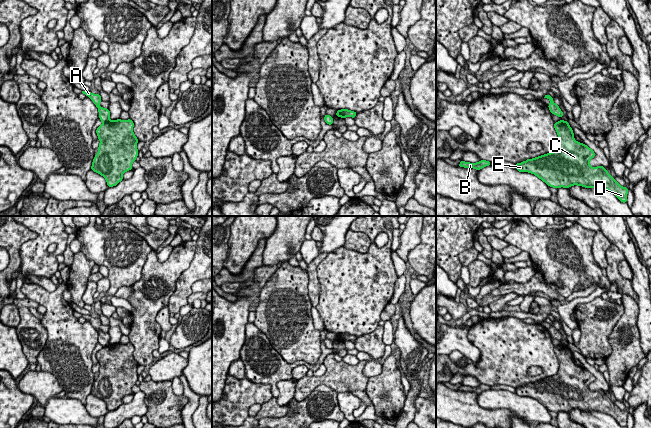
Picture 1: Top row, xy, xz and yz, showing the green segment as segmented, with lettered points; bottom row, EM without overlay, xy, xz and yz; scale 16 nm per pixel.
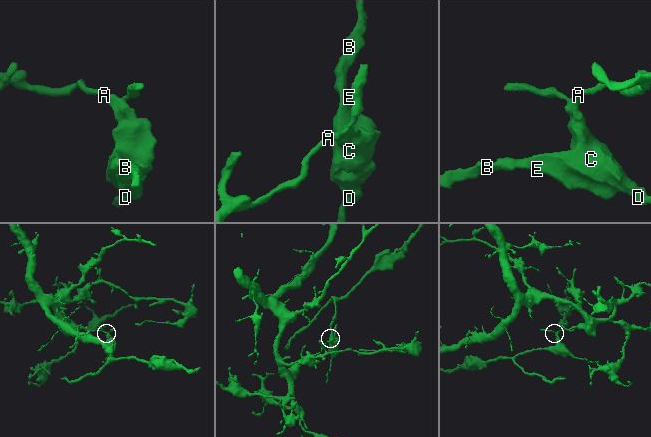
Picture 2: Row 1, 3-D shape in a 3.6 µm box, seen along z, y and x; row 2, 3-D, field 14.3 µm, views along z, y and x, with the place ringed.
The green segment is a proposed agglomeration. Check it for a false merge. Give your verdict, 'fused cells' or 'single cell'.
fused cells

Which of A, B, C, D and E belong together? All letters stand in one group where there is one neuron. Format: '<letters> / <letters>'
A / B C D E

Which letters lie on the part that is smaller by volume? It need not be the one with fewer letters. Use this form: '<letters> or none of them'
B, C, D, E

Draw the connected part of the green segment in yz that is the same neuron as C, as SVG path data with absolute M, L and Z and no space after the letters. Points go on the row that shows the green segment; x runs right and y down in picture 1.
M567 121L554 123L559 138L558 148L536 158L515 164L519 172L536 175L547 186L570 188L573 185L585 188L601 188L613 193L621 202L627 203L628 187L622 187L603 166L591 167L594 151L574 139Z

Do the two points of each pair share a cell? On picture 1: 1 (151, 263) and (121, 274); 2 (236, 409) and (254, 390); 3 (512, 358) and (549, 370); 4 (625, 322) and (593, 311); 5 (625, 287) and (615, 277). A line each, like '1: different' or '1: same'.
1: different
2: same
3: same
4: different
5: same

